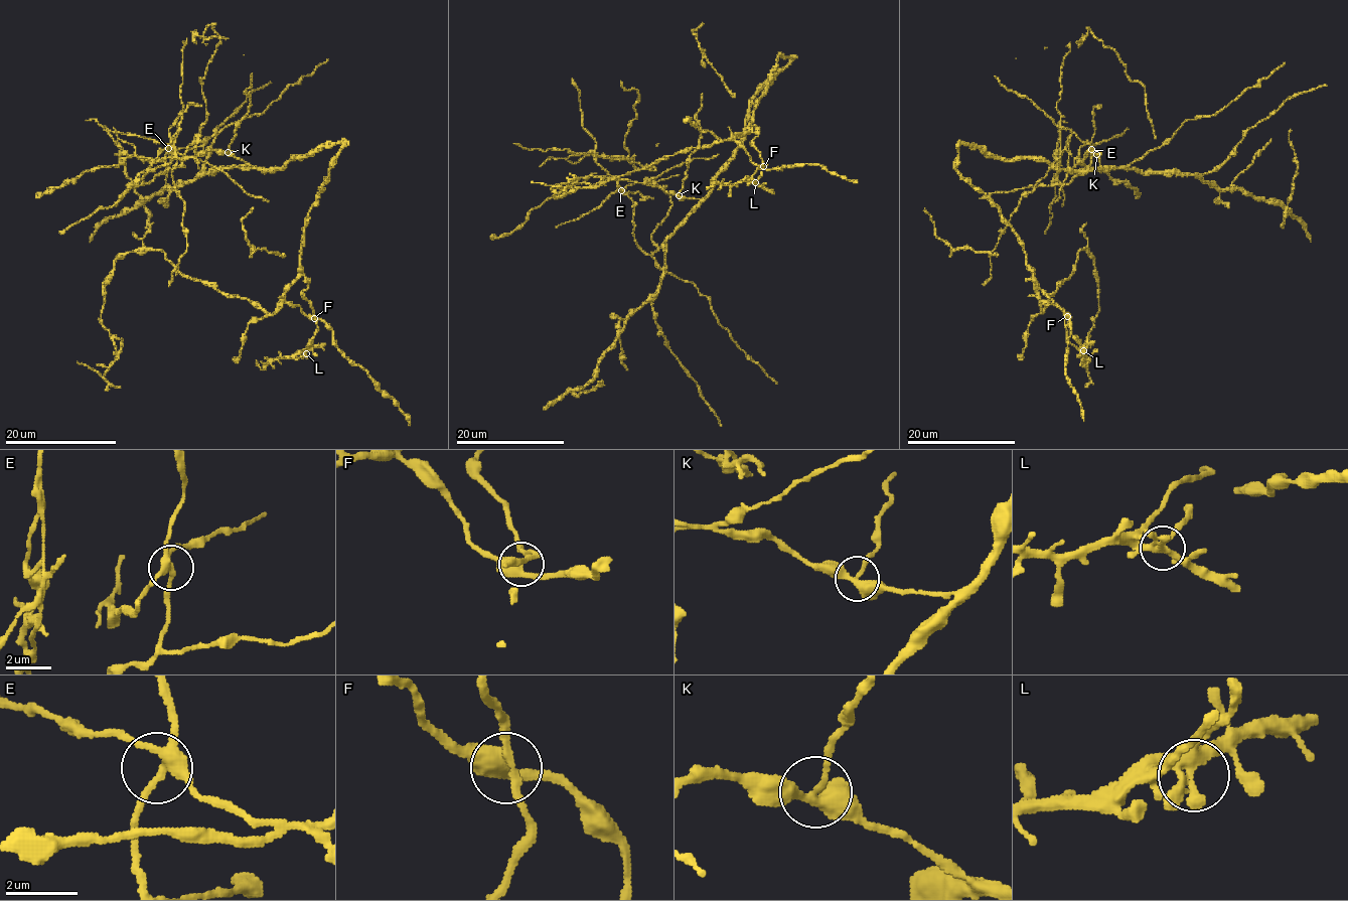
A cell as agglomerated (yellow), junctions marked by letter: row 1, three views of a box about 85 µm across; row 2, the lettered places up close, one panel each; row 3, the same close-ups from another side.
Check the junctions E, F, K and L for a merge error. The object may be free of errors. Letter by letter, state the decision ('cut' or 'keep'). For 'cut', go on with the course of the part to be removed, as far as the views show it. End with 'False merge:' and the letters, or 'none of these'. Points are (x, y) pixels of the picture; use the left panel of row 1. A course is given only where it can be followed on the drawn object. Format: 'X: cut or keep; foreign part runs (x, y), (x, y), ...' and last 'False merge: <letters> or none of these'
E: keep
F: keep
K: cut; foreign part runs (227, 152), (251, 102), (247, 90), (251, 87), (252, 72)
L: keep
False merge: K

